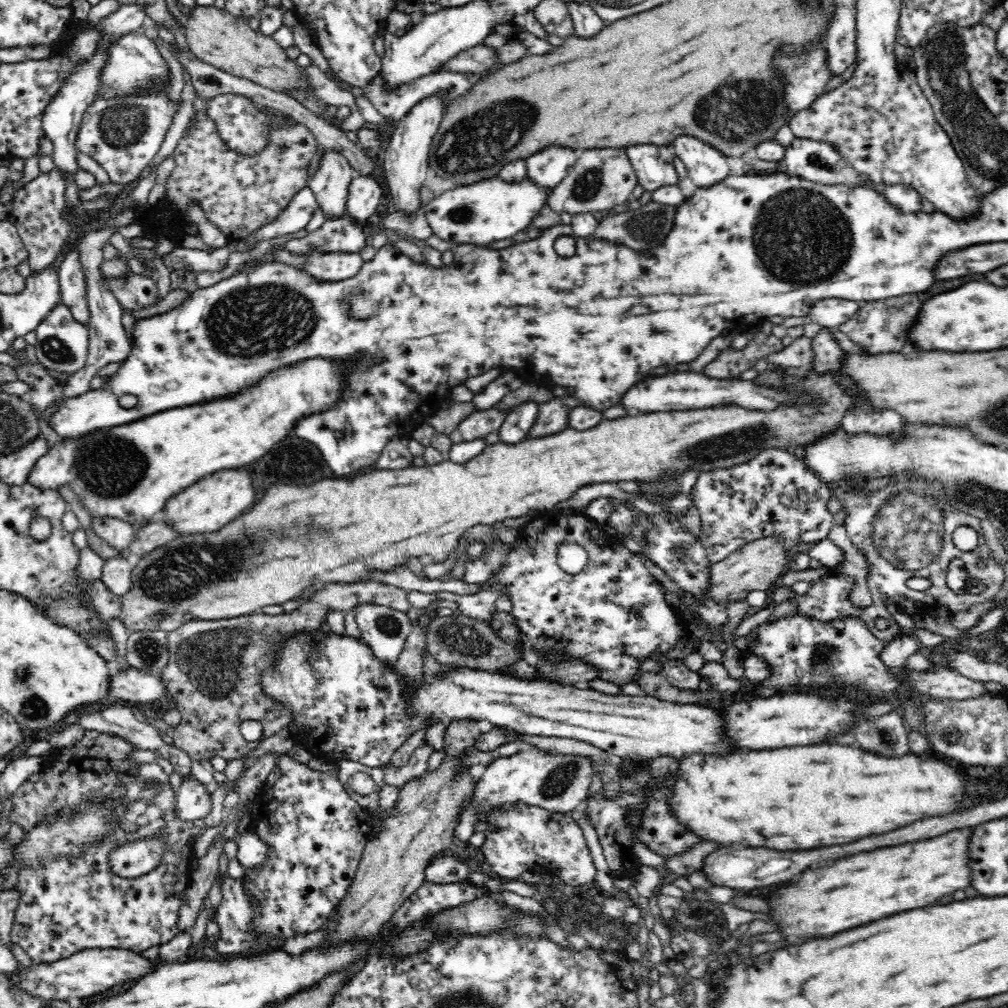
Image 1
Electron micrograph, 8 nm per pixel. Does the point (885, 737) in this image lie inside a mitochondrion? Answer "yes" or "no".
yes

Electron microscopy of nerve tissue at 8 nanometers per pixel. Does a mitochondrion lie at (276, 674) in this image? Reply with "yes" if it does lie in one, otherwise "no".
yes

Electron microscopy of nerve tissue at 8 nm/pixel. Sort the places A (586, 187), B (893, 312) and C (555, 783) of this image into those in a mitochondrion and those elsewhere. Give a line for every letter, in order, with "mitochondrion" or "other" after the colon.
A: mitochondrion
B: mitochondrion
C: mitochondrion

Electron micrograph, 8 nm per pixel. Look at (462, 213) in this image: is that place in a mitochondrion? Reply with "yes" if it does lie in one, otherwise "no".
yes

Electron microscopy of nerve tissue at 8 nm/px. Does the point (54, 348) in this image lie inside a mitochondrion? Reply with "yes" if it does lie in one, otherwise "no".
yes

